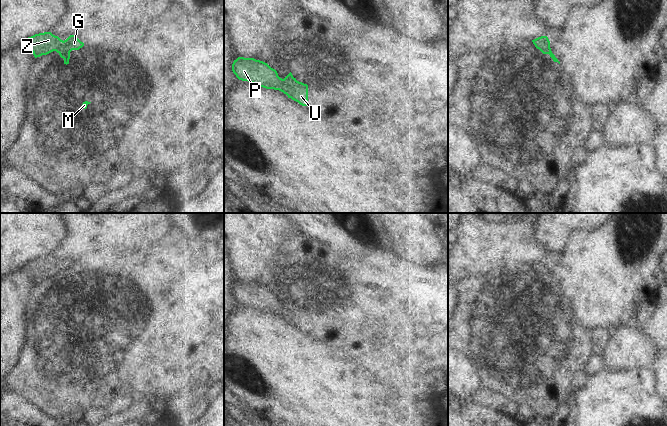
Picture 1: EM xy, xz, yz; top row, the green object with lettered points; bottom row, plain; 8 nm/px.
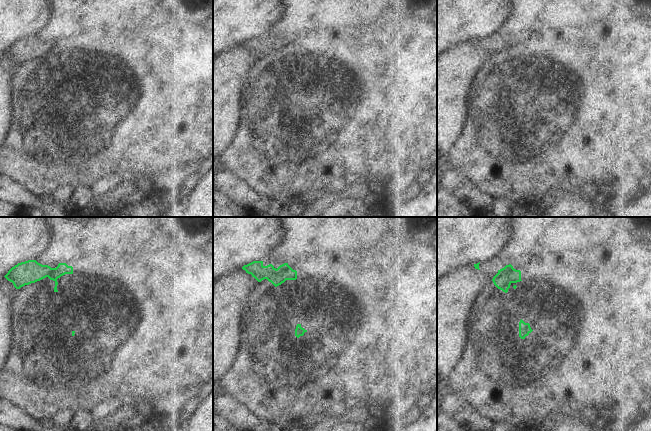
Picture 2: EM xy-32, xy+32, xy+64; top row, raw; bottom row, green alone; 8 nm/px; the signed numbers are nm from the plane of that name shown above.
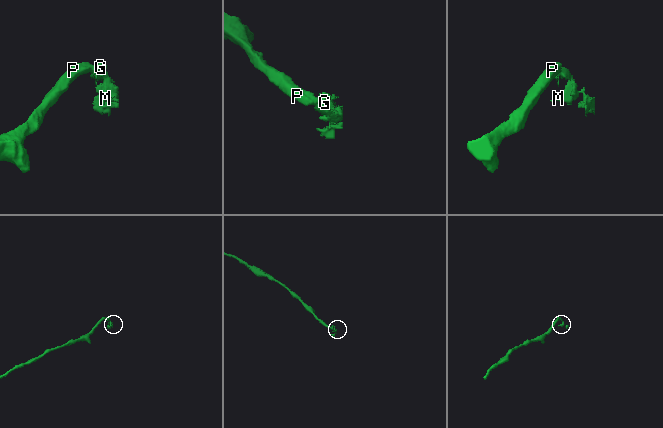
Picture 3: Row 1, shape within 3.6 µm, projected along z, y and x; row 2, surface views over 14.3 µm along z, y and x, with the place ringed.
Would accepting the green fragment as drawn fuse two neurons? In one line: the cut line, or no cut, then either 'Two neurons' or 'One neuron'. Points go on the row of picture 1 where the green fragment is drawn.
Split along xy (63, 41), (55, 50). Two neurons.

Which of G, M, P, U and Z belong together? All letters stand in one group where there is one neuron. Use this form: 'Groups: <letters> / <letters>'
Groups: G M U / P Z

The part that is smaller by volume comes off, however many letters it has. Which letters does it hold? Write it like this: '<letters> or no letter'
G, M, U.

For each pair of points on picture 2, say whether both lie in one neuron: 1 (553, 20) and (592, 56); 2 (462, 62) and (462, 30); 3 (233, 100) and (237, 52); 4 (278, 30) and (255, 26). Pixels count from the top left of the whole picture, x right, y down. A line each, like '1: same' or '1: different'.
1: different
2: different
3: same
4: different

